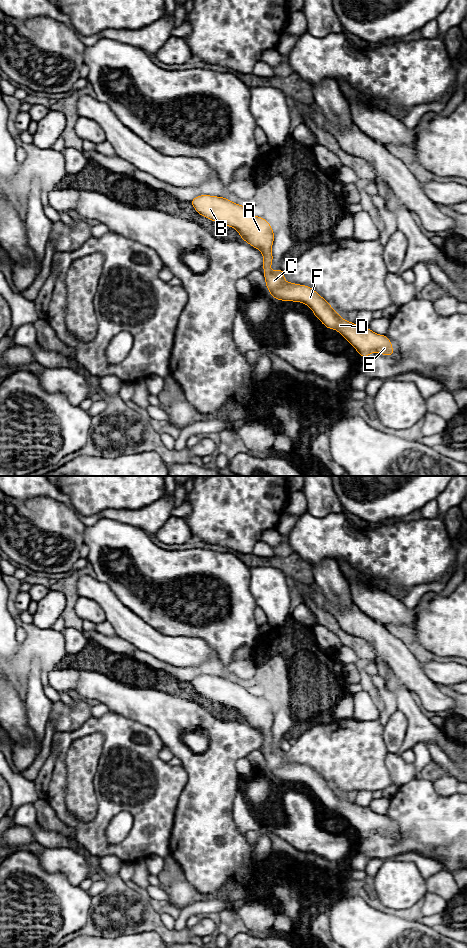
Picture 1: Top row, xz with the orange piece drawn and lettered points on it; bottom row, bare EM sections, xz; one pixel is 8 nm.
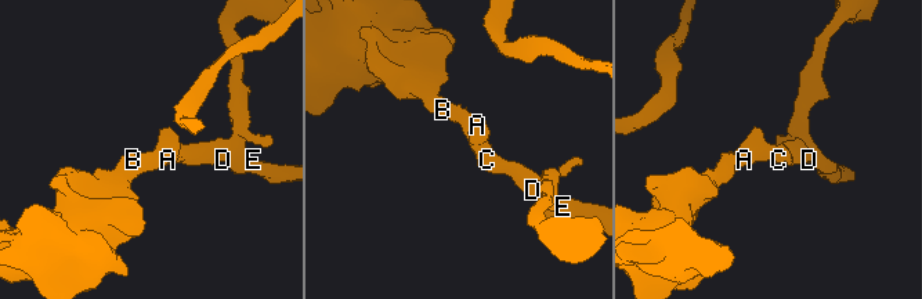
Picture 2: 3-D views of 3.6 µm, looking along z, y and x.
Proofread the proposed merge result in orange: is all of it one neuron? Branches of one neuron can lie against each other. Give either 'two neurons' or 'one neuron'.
one neuron

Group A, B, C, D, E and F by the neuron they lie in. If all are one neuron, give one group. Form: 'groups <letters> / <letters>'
groups A B C D E F

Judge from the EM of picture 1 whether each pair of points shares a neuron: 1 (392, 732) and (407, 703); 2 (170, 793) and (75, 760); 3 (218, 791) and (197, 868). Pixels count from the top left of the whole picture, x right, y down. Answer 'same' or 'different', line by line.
1: different
2: different
3: same

